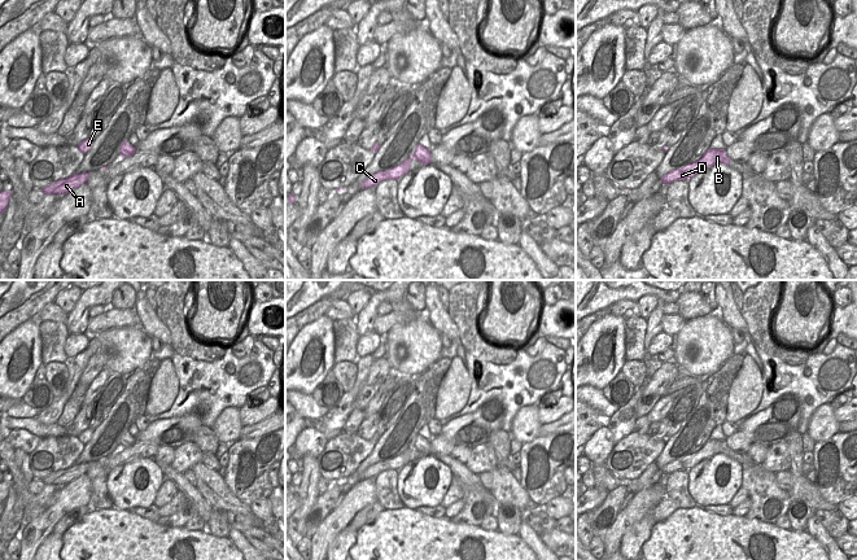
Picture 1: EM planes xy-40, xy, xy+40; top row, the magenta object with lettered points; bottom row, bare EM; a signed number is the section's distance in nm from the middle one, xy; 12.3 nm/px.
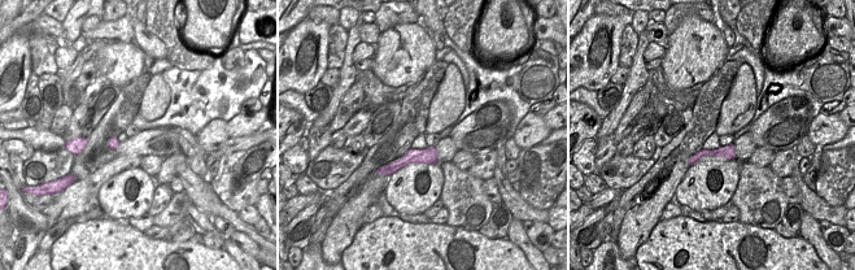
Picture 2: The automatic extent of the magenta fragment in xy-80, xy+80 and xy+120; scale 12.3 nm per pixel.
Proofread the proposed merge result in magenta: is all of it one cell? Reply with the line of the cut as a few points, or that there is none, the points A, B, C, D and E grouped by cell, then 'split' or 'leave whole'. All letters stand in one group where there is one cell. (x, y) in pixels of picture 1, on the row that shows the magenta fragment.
xy (414, 153), (420, 158), (429, 157) | A B C D / E | split

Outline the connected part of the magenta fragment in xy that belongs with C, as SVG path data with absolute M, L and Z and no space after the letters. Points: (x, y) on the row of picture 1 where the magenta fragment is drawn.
M414 154L412 157L410 157L408 159L406 159L405 162L402 162L401 165L393 169L380 171L368 176L366 181L362 184L362 189L376 187L379 183L389 179L399 180L403 175L408 174L412 159L419 161L420 163L424 163L424 165L432 163L430 156L425 159L420 159L416 154Z

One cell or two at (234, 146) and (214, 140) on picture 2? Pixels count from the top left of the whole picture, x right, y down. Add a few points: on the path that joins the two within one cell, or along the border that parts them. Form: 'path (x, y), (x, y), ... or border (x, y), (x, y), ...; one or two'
border (228, 138), (210, 152); two

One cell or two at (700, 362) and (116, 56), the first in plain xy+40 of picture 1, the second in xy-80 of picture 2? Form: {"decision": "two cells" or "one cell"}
{"decision": "one cell"}

